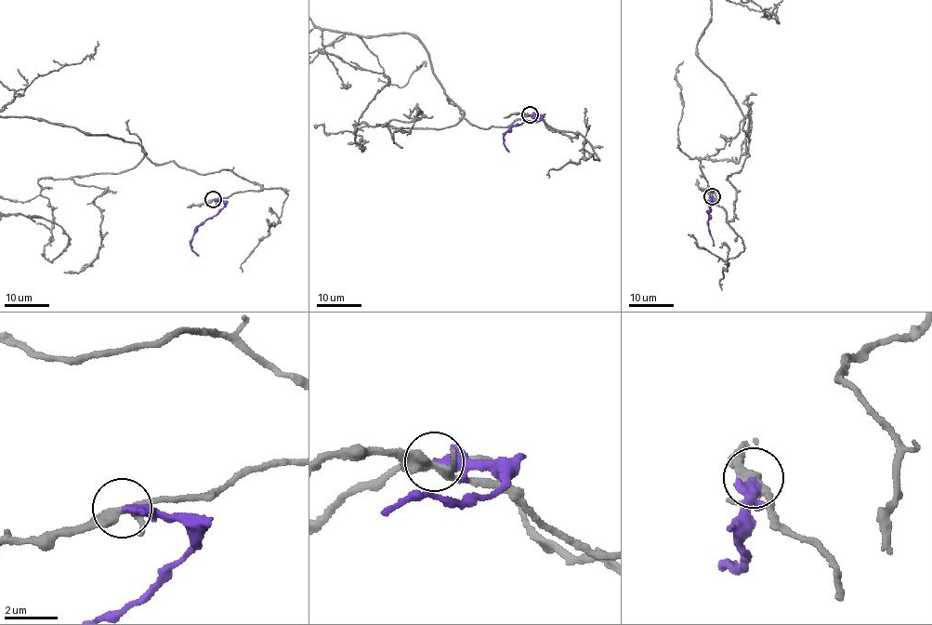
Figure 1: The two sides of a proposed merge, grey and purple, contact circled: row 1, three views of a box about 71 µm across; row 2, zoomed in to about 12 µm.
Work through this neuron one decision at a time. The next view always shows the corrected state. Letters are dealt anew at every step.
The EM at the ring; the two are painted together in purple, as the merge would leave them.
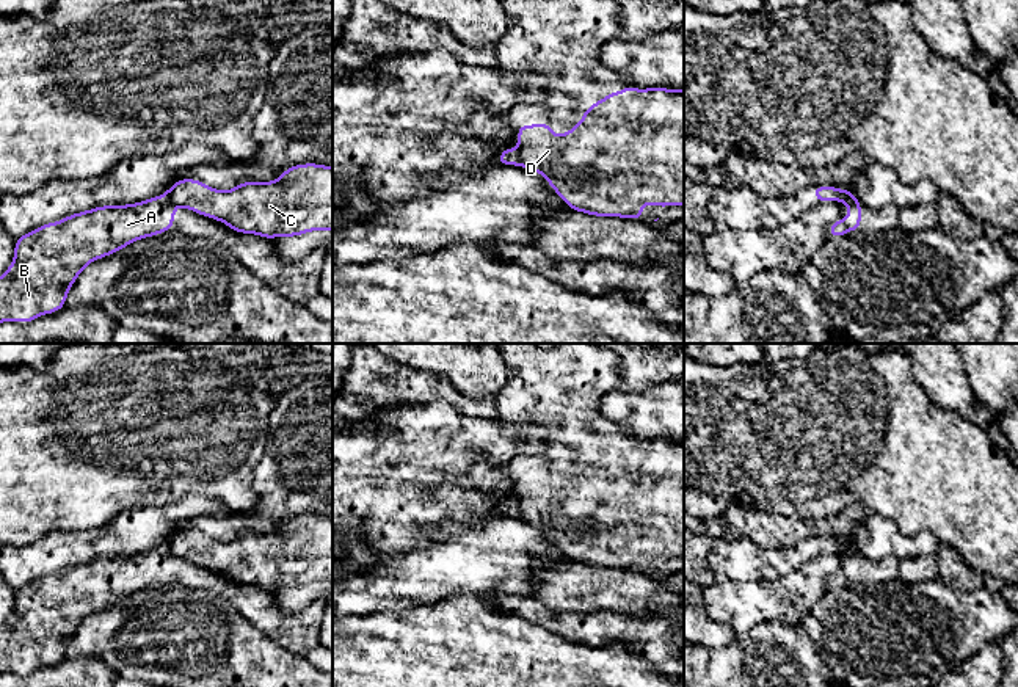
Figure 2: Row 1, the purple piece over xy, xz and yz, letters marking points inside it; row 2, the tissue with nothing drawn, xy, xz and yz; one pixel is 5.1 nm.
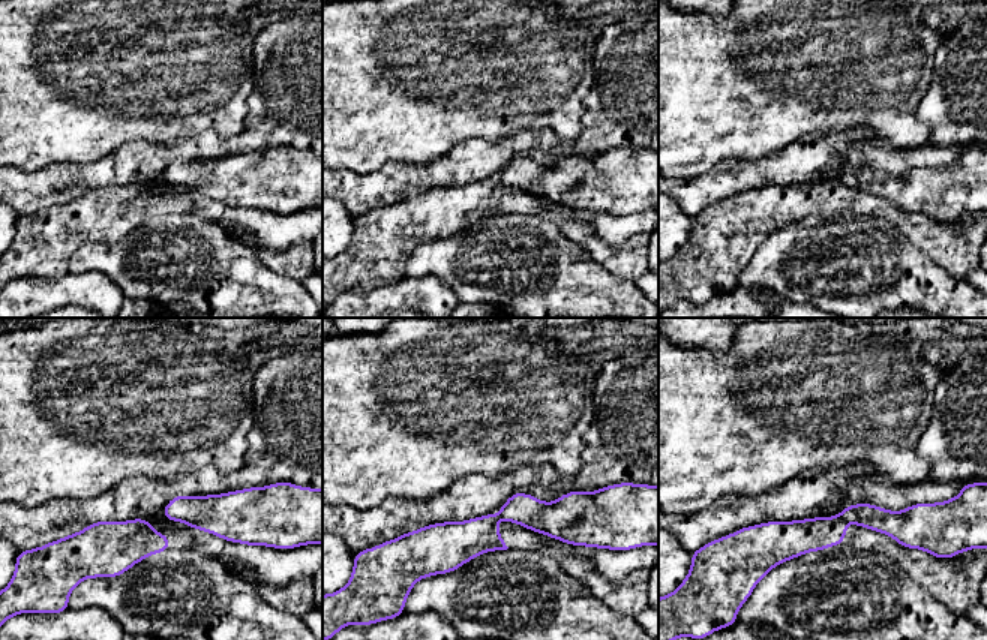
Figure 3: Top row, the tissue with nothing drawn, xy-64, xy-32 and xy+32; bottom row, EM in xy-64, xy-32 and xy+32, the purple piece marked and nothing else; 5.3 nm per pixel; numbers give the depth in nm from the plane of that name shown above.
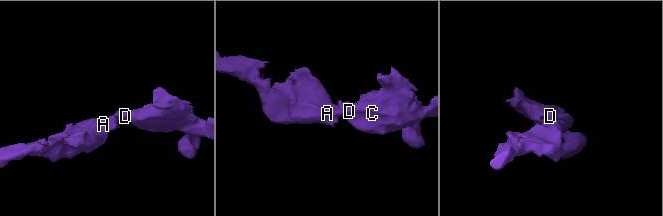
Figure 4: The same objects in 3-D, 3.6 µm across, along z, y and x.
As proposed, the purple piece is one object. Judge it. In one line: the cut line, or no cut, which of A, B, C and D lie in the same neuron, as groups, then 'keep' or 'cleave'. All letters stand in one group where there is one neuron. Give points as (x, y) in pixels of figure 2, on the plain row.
cut xy (165, 545), (173, 557); groups A B / C D; cleave

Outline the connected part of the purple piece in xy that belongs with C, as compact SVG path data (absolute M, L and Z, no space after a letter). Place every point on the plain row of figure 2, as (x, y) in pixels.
M301 514L270 533L240 533L227 543L198 530L177 530L165 544L173 557L264 590L333 583L333 518Z

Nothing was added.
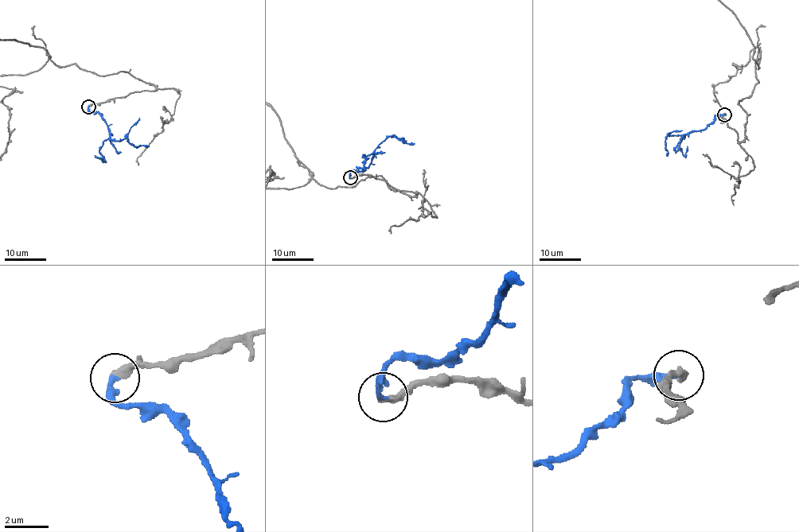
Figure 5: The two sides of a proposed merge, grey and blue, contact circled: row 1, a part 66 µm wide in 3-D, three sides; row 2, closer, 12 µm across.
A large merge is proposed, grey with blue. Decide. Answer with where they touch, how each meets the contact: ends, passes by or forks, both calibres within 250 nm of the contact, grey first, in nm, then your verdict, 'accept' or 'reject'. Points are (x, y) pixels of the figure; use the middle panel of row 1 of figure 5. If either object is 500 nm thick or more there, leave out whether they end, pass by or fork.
(350, 177) | grey ends | blue ends | 360/240 nm | accept

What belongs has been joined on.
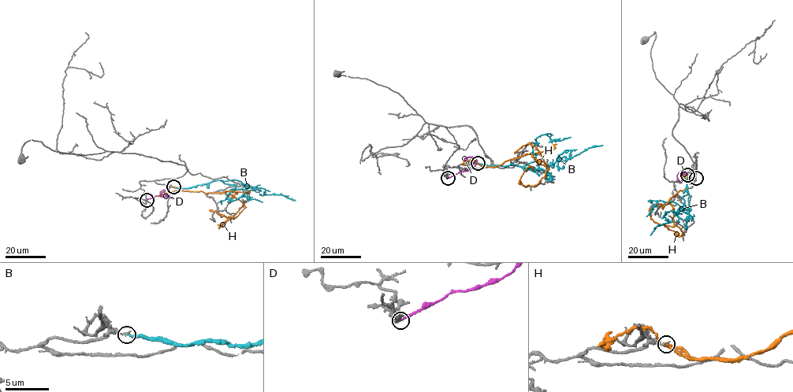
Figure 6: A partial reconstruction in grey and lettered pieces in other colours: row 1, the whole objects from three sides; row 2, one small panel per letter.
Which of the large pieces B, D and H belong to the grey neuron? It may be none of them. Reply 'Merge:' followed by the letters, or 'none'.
Merge: none

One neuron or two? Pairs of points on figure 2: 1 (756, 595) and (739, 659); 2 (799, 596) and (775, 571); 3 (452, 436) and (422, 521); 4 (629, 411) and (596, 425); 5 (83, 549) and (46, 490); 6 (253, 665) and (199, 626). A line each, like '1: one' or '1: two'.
1: two
2: two
3: one
4: two
5: two
6: one

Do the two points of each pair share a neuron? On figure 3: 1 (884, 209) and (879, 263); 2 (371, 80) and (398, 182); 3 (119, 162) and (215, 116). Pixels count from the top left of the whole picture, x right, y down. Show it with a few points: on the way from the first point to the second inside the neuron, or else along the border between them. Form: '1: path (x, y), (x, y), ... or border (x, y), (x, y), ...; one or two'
1: border (848, 212), (884, 218), (909, 242); two
2: border (426, 161), (386, 161), (374, 171), (359, 173); two
3: border (153, 143), (171, 146); two

